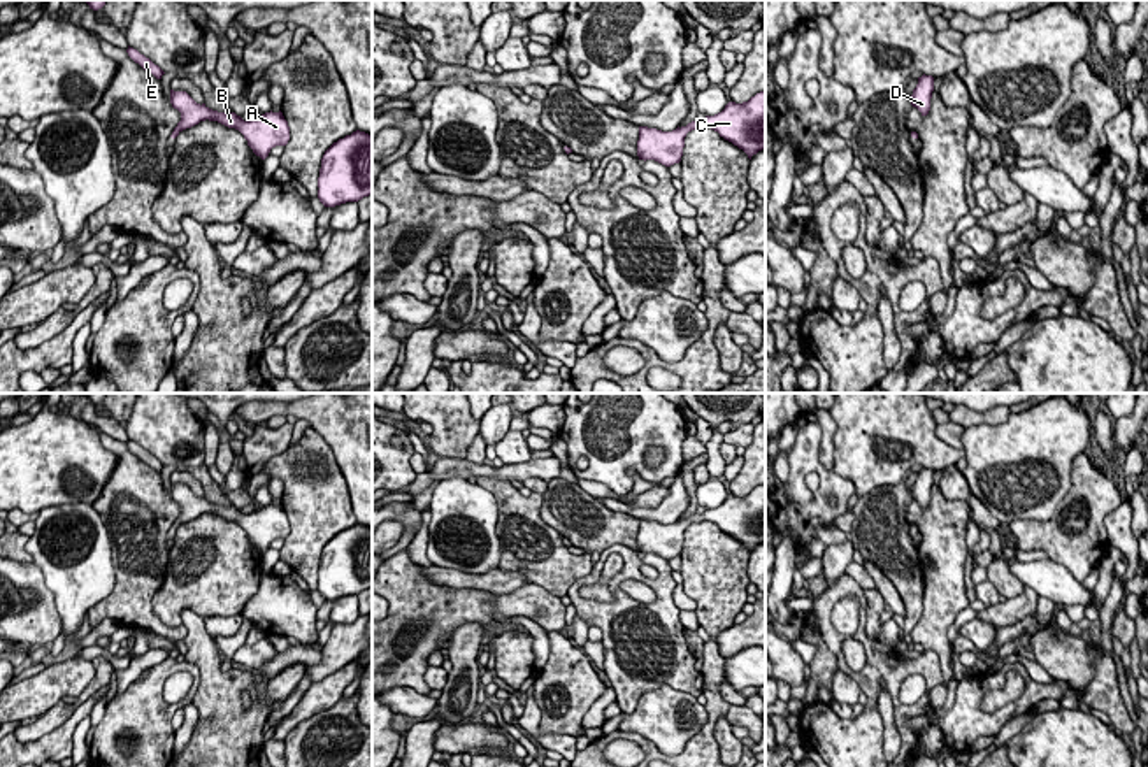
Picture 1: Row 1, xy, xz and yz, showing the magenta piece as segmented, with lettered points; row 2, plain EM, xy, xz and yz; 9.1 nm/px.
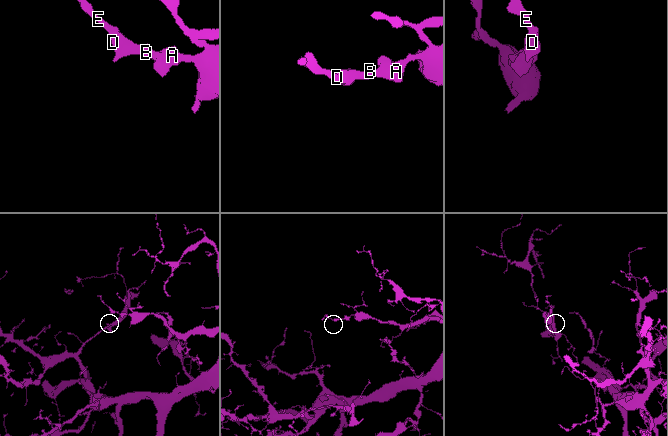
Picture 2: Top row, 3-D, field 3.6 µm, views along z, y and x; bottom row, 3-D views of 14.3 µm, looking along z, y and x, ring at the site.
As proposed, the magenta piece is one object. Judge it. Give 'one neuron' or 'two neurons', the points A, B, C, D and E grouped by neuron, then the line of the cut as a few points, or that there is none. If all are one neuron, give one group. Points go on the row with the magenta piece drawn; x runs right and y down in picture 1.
one neuron | A B C D E | no cut

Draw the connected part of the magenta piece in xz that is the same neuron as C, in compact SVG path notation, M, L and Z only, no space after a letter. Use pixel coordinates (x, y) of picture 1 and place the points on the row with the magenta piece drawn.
M760 91L743 104L728 102L721 112L706 116L702 121L695 119L672 132L639 126L637 156L665 167L679 163L686 133L702 128L718 132L751 160L753 154L765 149L765 93Z

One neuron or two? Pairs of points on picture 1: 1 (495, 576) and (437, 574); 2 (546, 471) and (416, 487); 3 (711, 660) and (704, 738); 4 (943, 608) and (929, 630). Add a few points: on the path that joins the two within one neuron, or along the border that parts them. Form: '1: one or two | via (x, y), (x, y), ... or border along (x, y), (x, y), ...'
1: one | via (481, 580), (452, 578)
2: one | via (515, 471), (448, 469)
3: one | via (711, 680), (713, 718)
4: one | via (939, 613), (932, 625)

